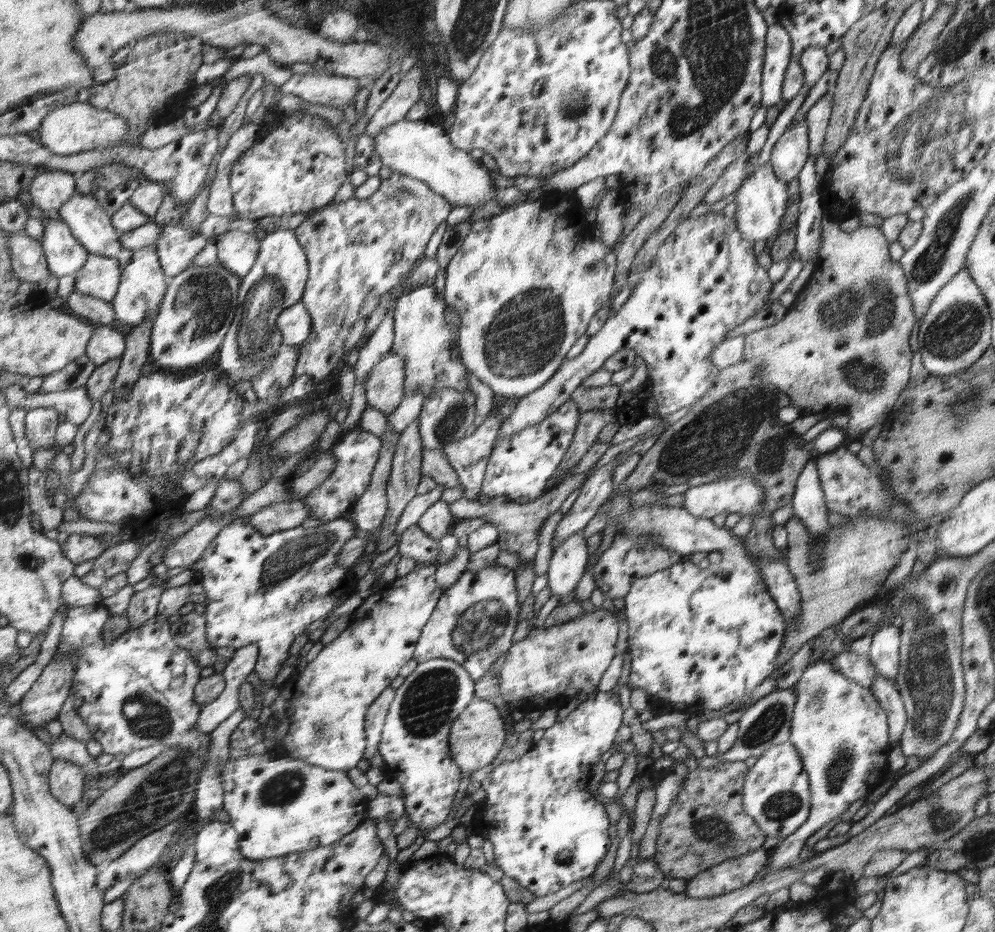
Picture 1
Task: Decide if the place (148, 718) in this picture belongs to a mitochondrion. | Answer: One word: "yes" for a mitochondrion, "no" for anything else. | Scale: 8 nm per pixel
yes

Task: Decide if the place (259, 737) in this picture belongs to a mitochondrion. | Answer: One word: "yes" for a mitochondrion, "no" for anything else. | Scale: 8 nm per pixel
no

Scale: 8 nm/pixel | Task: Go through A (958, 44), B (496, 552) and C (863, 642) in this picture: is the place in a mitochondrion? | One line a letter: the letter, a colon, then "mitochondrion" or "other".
A: mitochondrion
B: other
C: other

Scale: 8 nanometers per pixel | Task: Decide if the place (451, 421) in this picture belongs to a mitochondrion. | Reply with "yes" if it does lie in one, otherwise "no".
yes

